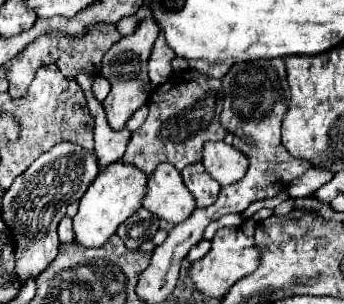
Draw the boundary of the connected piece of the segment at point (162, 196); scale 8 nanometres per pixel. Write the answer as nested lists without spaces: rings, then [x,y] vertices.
[[[160,164],[148,178],[148,194],[142,206],[166,222],[180,224],[194,212],[196,202],[180,172],[172,164]]]

